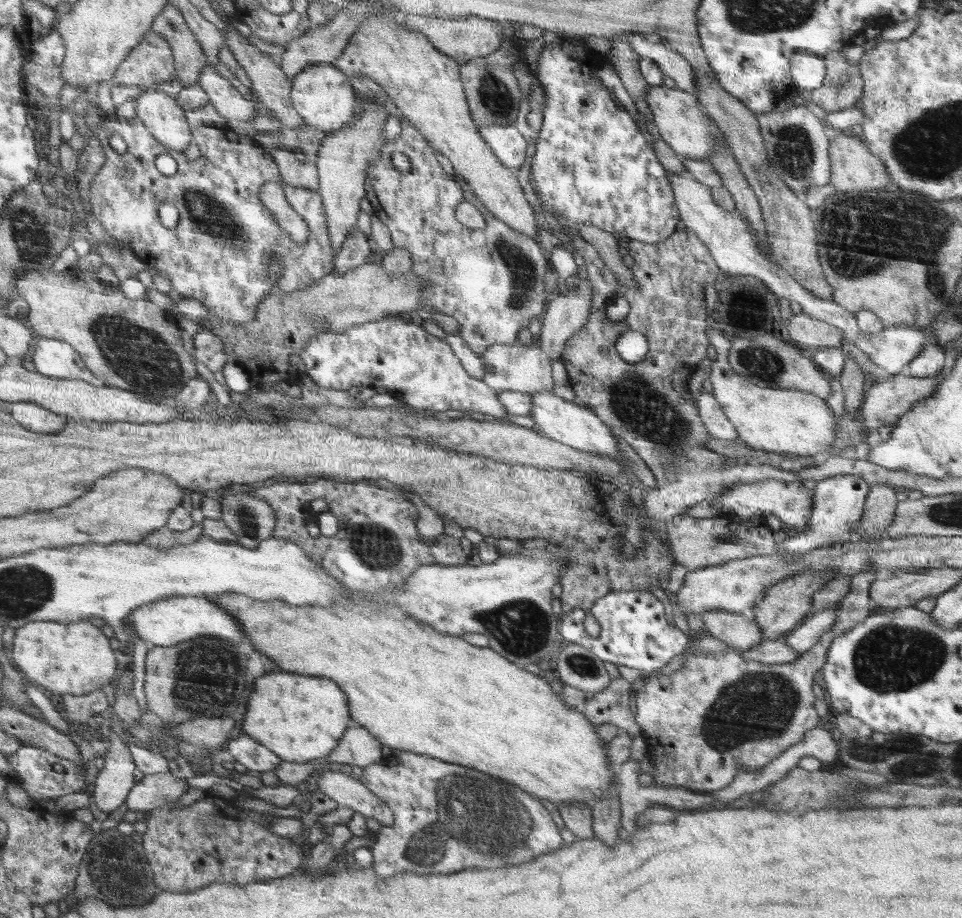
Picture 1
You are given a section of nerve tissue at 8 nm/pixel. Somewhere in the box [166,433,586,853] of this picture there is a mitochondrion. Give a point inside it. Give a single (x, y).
(207, 676)

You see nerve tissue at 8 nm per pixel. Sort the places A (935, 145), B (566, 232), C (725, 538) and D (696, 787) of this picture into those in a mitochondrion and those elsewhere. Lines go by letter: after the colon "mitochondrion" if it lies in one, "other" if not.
A: mitochondrion
B: other
C: mitochondrion
D: other

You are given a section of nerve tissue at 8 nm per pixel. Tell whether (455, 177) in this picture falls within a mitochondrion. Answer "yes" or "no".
no

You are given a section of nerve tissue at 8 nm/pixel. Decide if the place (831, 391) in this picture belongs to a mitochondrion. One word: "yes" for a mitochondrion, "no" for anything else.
no

